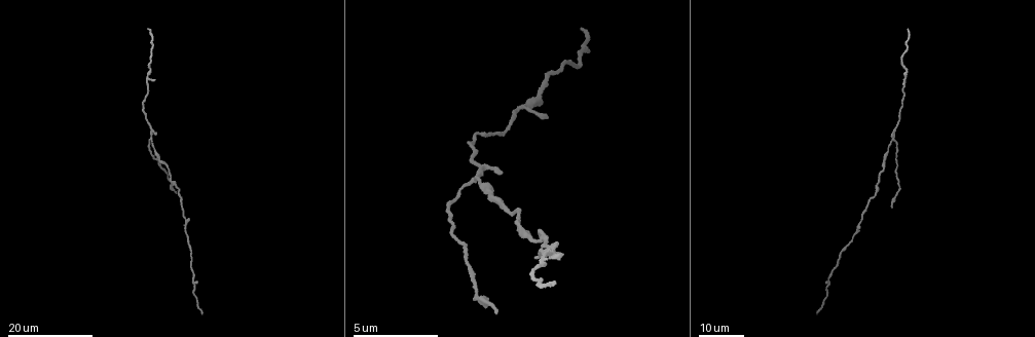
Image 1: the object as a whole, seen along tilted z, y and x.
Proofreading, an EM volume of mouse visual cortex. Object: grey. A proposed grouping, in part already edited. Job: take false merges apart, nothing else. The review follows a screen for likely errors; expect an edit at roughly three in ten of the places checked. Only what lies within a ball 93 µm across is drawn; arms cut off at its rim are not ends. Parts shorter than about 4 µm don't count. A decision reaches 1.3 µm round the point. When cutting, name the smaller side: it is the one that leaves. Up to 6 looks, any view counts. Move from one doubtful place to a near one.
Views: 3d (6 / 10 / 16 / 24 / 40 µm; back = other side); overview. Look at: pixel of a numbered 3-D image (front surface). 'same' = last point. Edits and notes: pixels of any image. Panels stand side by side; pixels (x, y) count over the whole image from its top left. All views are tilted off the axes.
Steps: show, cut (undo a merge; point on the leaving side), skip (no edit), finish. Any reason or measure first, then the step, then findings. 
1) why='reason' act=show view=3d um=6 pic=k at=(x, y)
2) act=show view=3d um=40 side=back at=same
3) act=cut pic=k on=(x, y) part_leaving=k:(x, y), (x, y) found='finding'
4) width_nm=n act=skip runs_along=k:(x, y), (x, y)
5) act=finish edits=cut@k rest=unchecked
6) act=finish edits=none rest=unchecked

why='a fork' act=show view=3d um=24 pic=1 at=(151, 138)

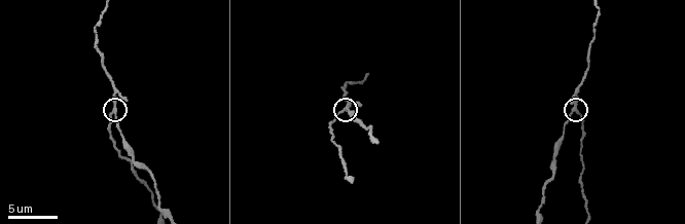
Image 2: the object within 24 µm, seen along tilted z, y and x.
act=show view=3d um=6 pic=2 at=(576, 110)

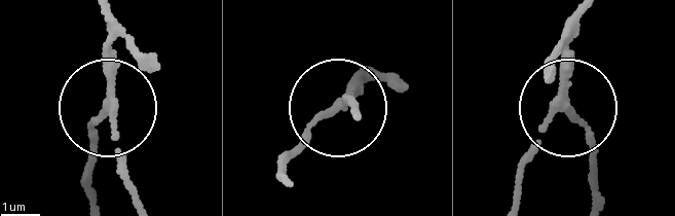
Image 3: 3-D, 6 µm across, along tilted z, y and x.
act=cut pic=3 on=(94, 120) part_leaving=3:(112, 82), (89, 156), (89, 201) found='a second neuron is stuck on'

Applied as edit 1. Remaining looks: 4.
act=show view=overview

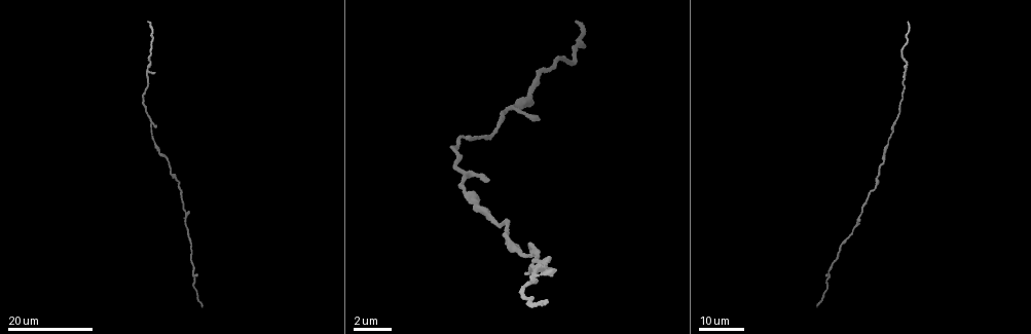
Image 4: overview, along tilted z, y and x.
why='thick turns thin' act=show view=3d um=24 pic=4 at=(150, 56)

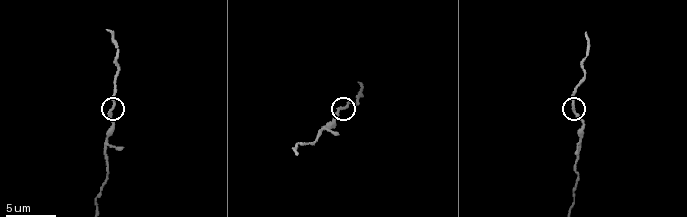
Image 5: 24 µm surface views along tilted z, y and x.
act=show view=3d um=6 pic=5 at=(574, 109)

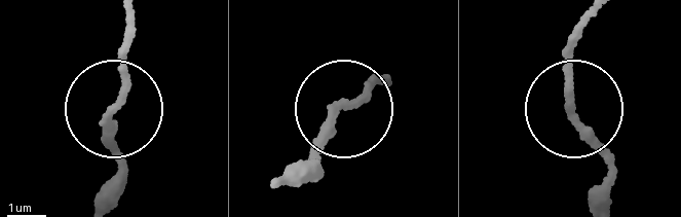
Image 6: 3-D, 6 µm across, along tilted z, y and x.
act=skip found='one neuron here'

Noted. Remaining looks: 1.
why='calibre changes' act=show view=3d um=16 pic=5 at=(581, 143)

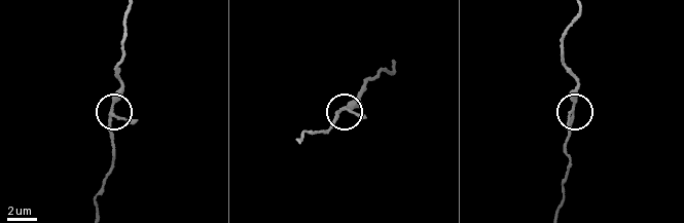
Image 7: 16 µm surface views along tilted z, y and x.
act=skip runs_along=7:(96, 207), (113, 160), (109, 117), (120, 85), (118, 76) found='all the same neuron'

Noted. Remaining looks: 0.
act=finish edits=cut@3 rest=unchecked

